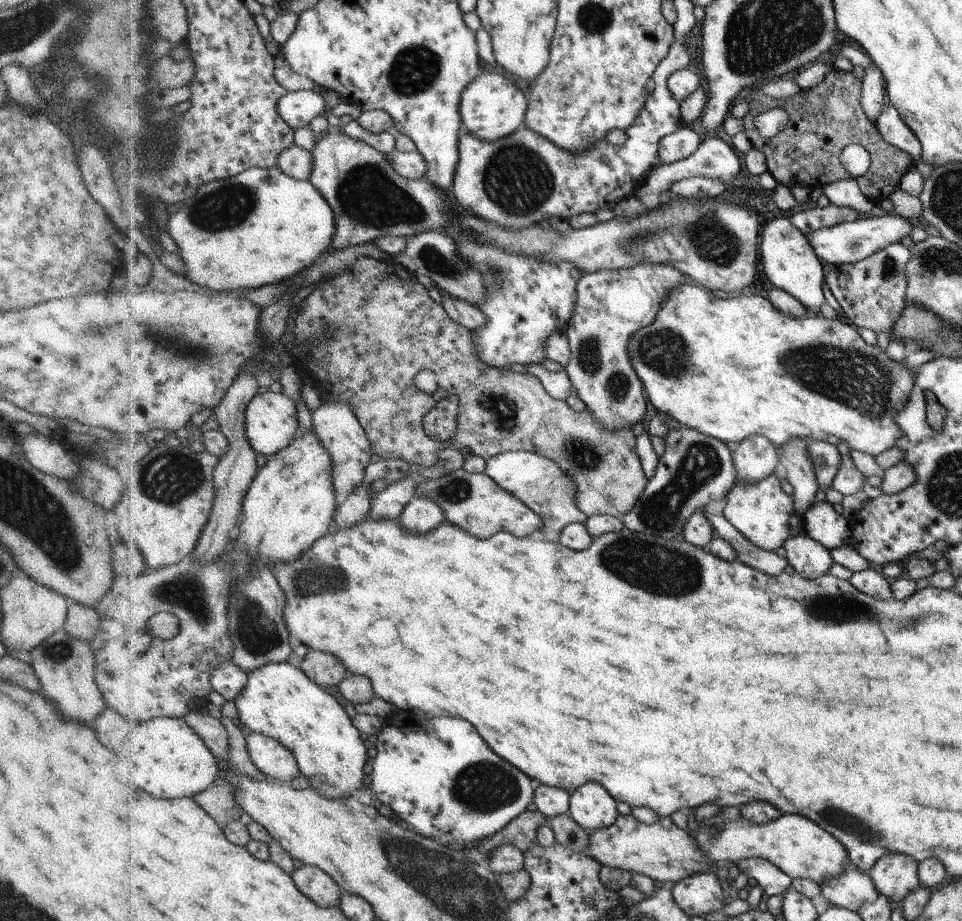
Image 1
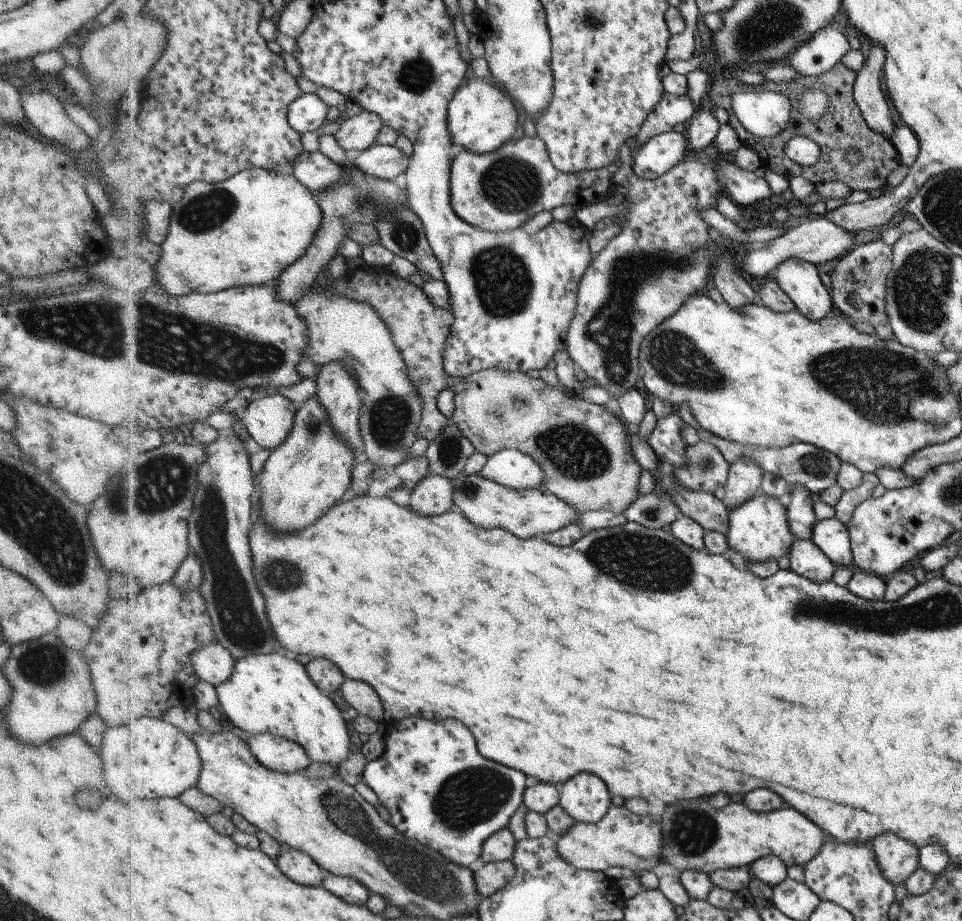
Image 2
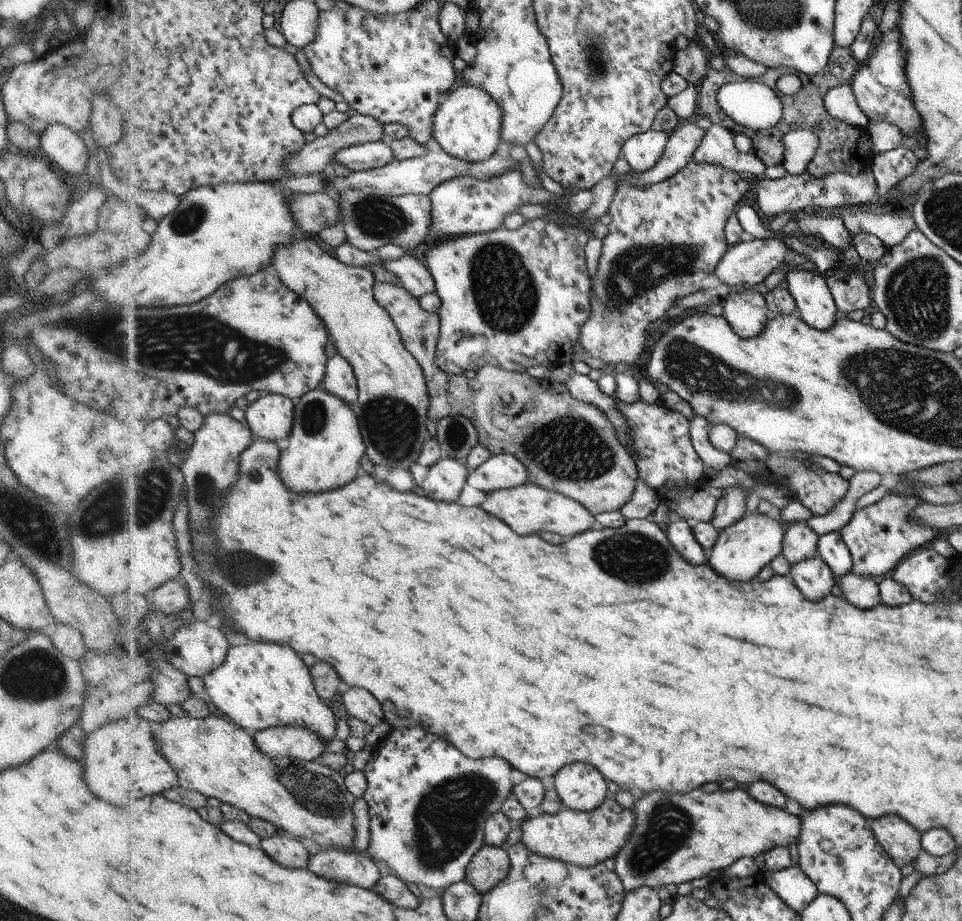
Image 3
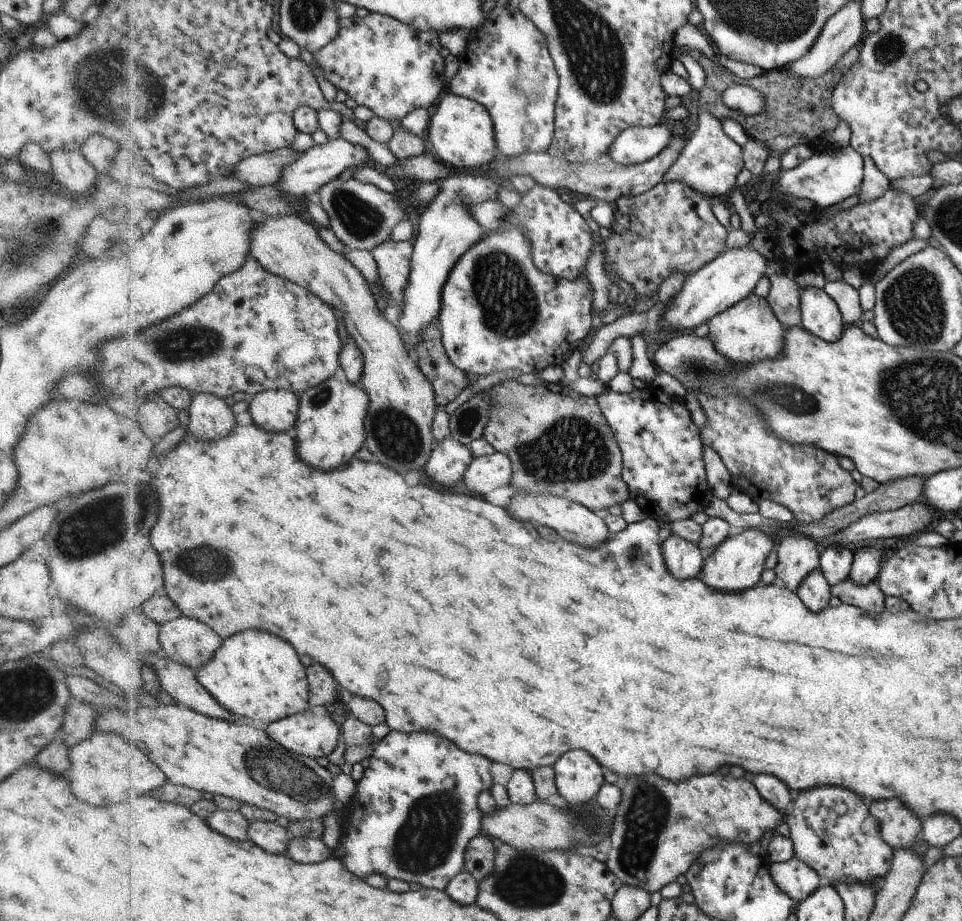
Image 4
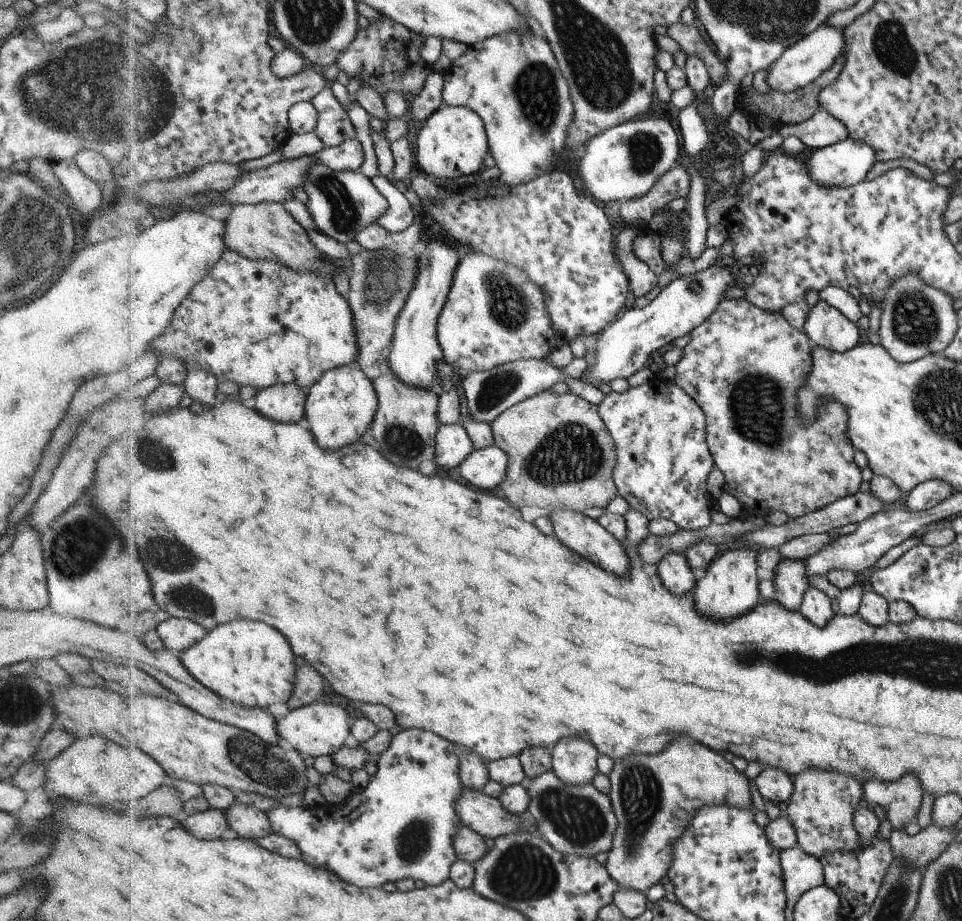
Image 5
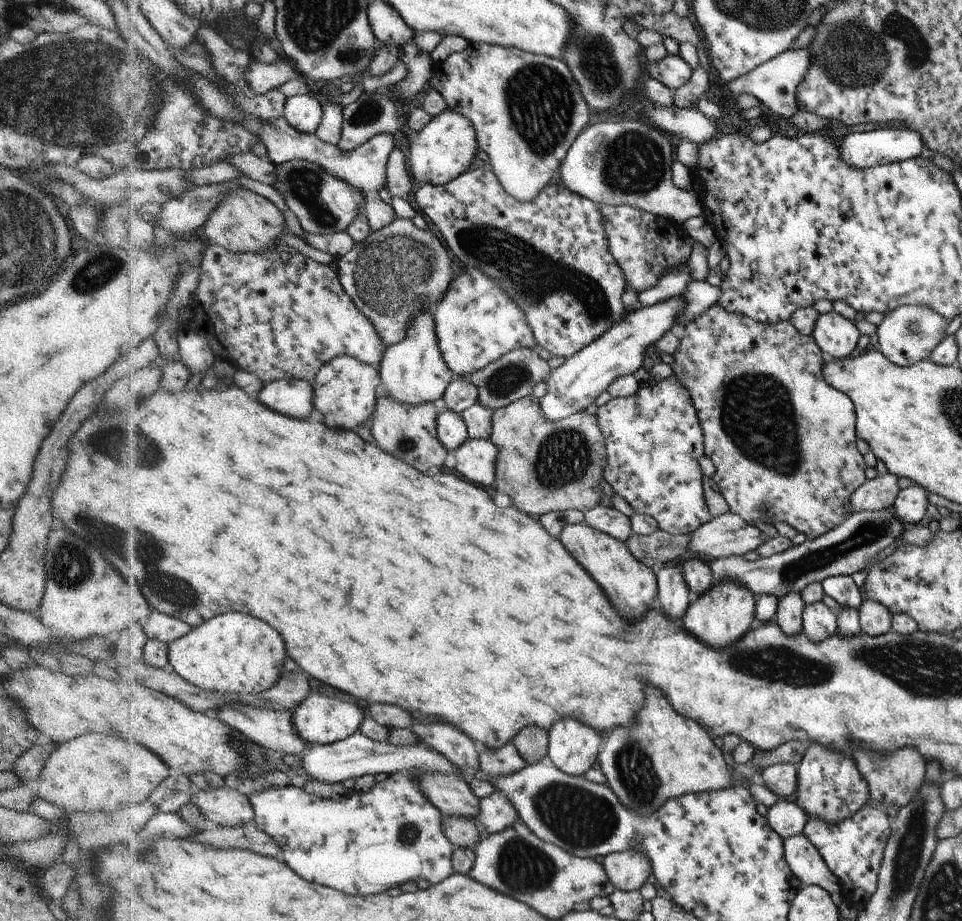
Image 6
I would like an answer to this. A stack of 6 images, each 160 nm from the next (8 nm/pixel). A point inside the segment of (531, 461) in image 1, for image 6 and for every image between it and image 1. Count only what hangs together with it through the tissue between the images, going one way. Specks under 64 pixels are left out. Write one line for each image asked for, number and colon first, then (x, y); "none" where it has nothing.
2: (513, 468)
3: (502, 471)
4: (486, 473)
5: (486, 468)
6: (476, 459)

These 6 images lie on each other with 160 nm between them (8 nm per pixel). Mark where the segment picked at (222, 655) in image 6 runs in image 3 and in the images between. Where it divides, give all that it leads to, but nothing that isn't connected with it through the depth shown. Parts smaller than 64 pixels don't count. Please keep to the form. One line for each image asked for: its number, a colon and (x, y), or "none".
3: (263, 685)
4: (257, 675)
5: (251, 663)

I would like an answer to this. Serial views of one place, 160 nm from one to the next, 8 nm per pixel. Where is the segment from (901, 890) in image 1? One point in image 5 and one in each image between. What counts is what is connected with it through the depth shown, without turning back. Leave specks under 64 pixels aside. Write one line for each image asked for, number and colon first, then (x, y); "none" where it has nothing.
2: (898, 859)
3: (902, 843)
4: (899, 827)
5: (902, 800)

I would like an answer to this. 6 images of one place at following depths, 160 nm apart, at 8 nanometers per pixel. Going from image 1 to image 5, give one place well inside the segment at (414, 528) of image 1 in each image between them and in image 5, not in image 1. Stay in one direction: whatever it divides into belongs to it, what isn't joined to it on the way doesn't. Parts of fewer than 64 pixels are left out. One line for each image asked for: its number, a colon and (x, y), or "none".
2: (433, 495)
3: (445, 479)
4: (449, 461)
5: (453, 444)

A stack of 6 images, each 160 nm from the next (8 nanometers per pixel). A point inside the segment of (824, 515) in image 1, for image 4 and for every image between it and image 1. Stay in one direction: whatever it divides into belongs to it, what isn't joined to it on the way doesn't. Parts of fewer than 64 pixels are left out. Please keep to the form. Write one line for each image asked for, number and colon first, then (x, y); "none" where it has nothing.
2: (831, 535)
3: (832, 548)
4: (836, 562)

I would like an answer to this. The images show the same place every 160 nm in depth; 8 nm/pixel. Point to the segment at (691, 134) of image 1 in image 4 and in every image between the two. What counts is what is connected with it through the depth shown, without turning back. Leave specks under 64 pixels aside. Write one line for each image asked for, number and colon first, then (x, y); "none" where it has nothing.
2: (663, 152)
3: (642, 151)
4: (638, 144)

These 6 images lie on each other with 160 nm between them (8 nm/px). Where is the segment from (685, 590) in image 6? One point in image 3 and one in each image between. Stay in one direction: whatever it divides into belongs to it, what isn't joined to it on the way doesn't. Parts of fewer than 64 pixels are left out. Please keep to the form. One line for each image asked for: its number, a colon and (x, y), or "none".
3: (680, 533)
4: (684, 559)
5: (674, 569)

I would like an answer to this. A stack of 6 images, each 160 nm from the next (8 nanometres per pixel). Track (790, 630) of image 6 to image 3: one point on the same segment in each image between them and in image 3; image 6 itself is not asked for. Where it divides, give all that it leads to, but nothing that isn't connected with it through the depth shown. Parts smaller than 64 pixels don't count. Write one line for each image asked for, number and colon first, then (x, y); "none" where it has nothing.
3: (801, 541)
4: (798, 556)
5: (791, 579)

